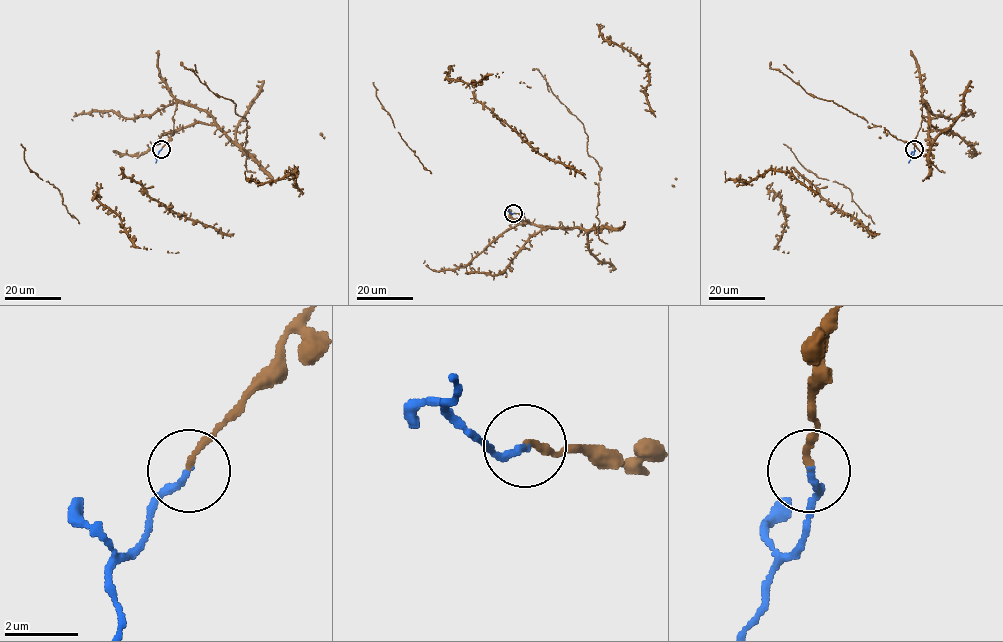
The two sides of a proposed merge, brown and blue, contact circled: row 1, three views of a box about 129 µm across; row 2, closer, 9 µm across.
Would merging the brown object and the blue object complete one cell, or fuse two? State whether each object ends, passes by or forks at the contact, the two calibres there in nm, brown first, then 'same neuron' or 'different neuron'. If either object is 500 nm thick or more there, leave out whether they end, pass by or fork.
brown ends there; blue ends there; 170 nm thick on the brown side, 180 nm on the other; same neuron

